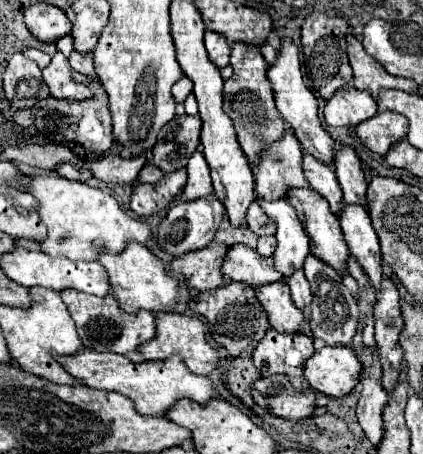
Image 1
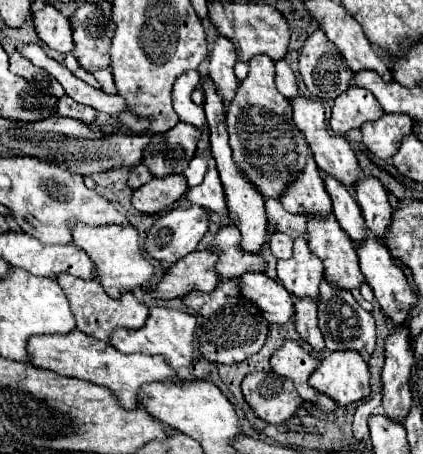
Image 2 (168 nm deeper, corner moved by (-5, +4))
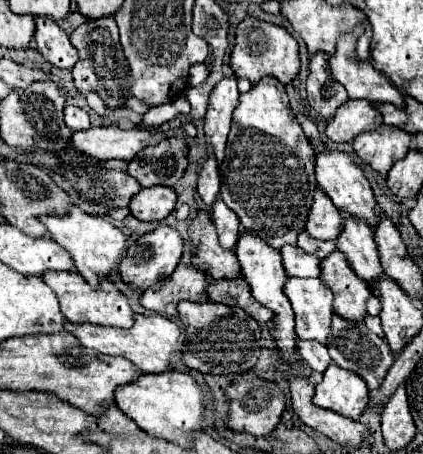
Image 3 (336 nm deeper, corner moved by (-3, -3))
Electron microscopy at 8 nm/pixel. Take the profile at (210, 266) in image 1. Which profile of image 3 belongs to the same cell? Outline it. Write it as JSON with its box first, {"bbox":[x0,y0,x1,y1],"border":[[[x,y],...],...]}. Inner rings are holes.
{"bbox":[141,263,207,313],"border":[[[179,263],[171,277],[161,283],[151,285],[141,293],[141,305],[155,313],[165,313],[169,303],[187,301],[207,301],[207,277],[199,267]]]}

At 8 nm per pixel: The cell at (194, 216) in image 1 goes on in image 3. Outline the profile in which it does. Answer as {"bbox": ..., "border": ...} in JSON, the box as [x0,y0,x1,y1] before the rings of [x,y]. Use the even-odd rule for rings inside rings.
{"bbox":[119,225,183,289],"border":[[[161,225],[151,233],[145,233],[143,237],[139,237],[125,253],[123,261],[119,263],[119,271],[123,281],[139,287],[139,289],[147,289],[163,279],[167,279],[175,267],[179,265],[183,255],[183,237],[179,235],[177,229],[169,227],[169,225]]]}

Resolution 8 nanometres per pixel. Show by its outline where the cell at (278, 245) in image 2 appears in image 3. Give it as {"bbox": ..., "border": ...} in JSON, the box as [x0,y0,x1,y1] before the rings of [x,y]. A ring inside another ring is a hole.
{"bbox":[281,245,319,277],"border":[[[283,245],[281,255],[287,275],[319,277],[319,259],[315,255],[307,255],[305,251],[299,251],[299,247],[293,245]]]}

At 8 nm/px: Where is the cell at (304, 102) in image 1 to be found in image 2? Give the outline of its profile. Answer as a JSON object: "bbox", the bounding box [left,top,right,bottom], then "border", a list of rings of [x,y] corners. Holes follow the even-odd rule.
{"bbox":[291,96,361,188],"border":[[[303,96],[293,100],[291,104],[293,104],[293,122],[303,132],[303,136],[305,136],[305,140],[307,140],[311,152],[313,152],[313,158],[315,158],[317,166],[325,174],[337,178],[343,186],[347,186],[347,188],[355,186],[359,182],[359,178],[361,178],[361,168],[359,168],[357,156],[355,156],[353,148],[349,146],[349,142],[343,136],[337,136],[337,134],[333,136],[331,132],[325,130],[325,112],[323,112],[323,106],[319,102],[313,102],[313,100],[303,98]]]}

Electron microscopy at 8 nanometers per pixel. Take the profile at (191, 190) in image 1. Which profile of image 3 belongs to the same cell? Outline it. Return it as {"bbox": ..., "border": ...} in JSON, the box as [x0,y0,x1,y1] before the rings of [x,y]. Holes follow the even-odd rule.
{"bbox":[211,197,241,249],"border":[[[217,197],[211,205],[211,221],[219,231],[219,243],[227,249],[235,249],[235,239],[239,239],[241,223],[237,215],[223,203],[221,197]]]}

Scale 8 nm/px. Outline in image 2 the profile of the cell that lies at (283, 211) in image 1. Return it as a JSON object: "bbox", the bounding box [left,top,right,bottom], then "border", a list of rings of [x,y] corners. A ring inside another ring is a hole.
{"bbox":[277,238,323,302],"border":[[[297,238],[293,244],[293,258],[277,262],[277,274],[281,284],[295,298],[313,298],[319,302],[319,284],[323,280],[323,264],[311,254],[307,240]]]}

